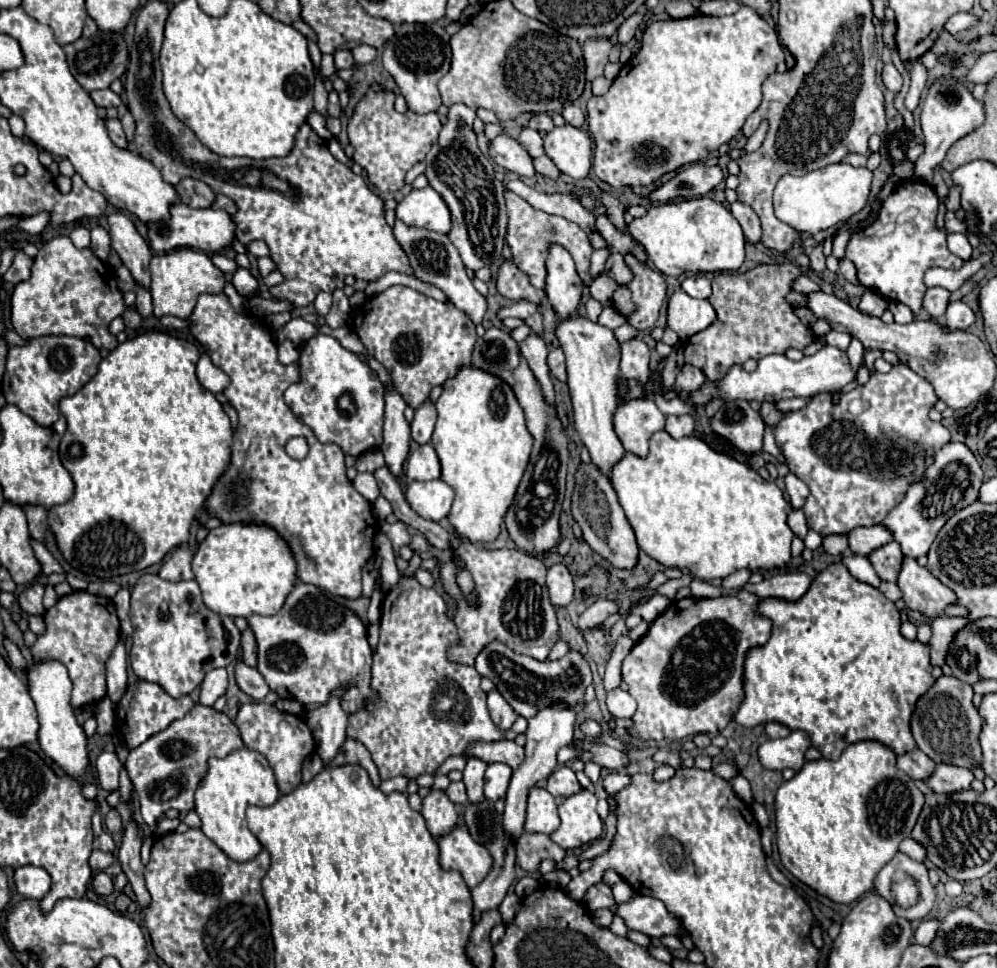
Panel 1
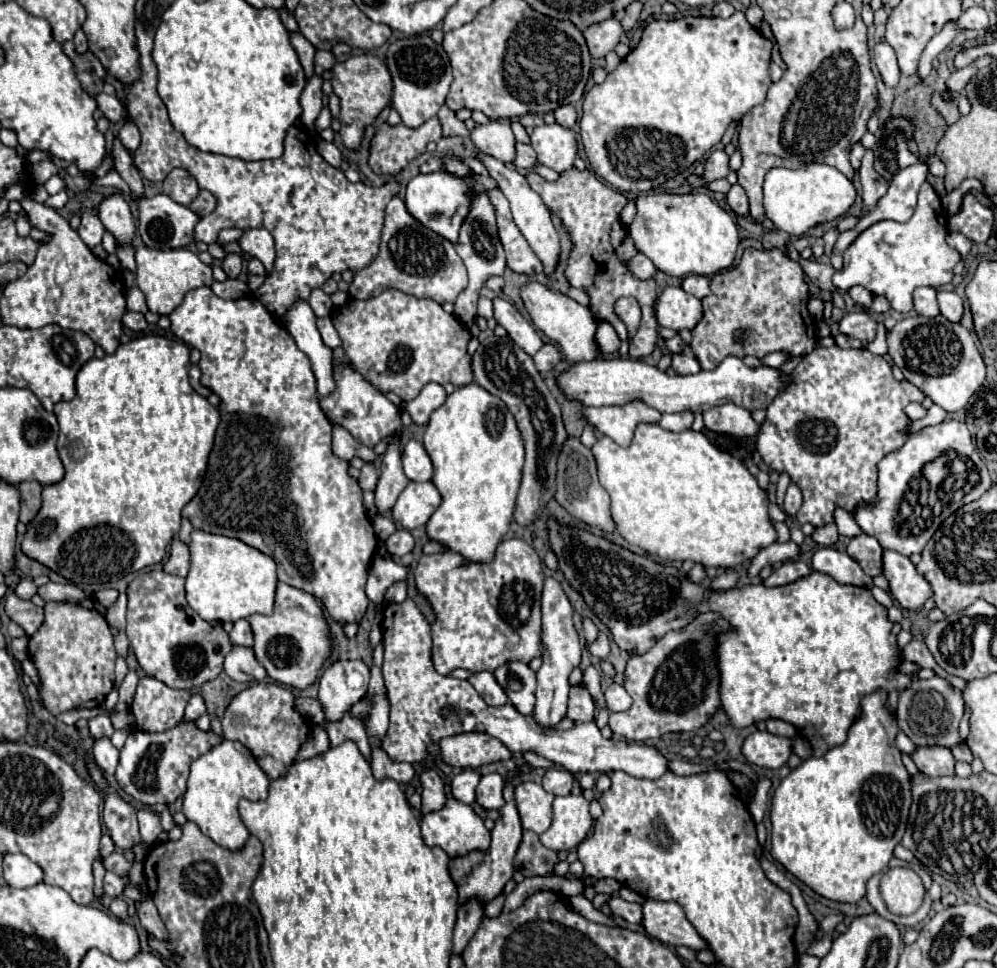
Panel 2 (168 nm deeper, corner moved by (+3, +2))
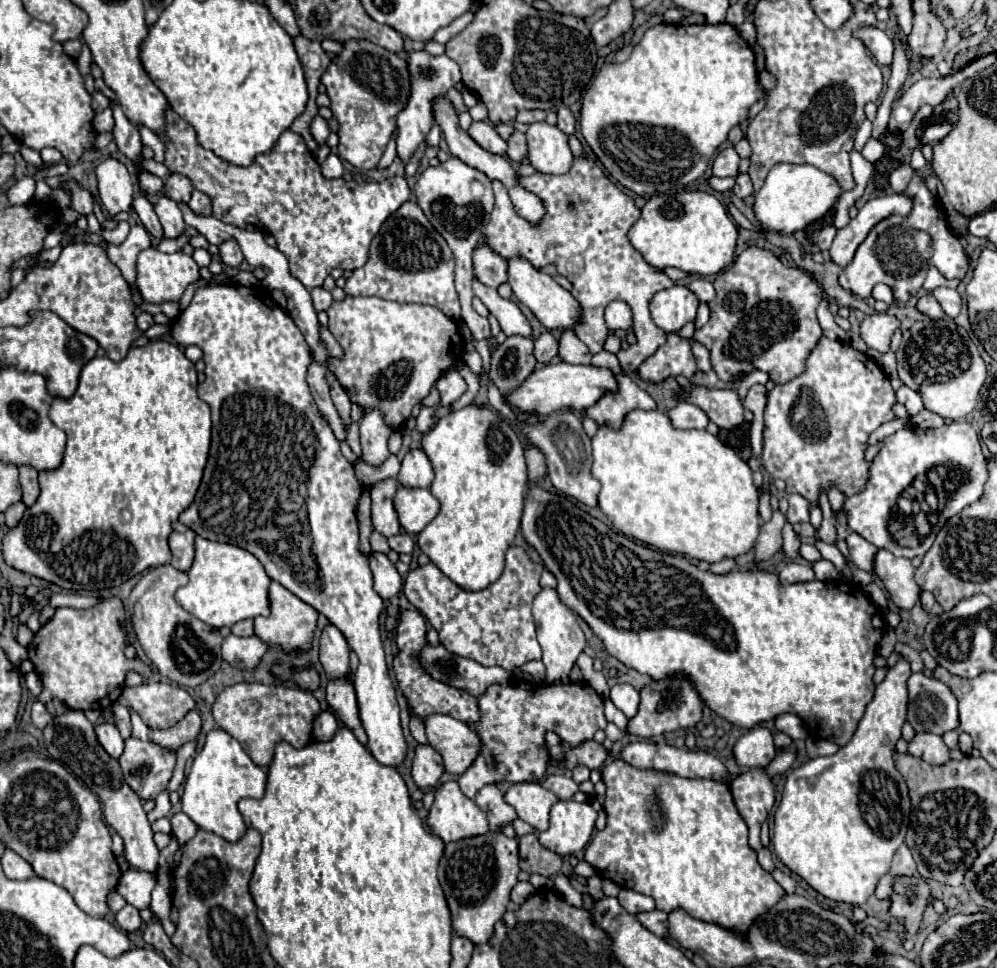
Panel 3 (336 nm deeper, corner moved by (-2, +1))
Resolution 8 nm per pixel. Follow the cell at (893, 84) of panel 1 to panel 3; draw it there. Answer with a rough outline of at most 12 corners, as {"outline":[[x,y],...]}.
{"outline":[[876,26],[854,30],[882,66],[892,64],[892,38]]}

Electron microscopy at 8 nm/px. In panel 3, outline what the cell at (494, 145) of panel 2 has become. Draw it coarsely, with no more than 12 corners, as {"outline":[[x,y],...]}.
{"outline":[[472,122],[470,138],[492,154],[504,154],[506,142],[490,122]]}

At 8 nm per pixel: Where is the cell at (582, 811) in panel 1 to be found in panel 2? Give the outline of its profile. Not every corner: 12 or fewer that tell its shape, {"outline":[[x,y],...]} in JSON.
{"outline":[[583,795],[555,797],[553,823],[541,843],[577,847],[593,827]]}

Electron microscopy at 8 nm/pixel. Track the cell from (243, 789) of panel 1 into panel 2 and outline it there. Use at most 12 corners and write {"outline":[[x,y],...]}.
{"outline":[[239,741],[191,763],[183,813],[223,849],[249,839],[237,803],[269,777]]}

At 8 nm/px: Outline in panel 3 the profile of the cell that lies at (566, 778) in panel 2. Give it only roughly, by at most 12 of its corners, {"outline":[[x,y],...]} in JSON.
{"outline":[[564,774],[546,776],[542,784],[560,800],[570,800],[578,784]]}

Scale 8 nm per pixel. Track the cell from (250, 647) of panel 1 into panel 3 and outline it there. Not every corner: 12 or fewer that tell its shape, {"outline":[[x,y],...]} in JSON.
{"outline":[[252,620],[236,622],[232,634],[252,636]]}

